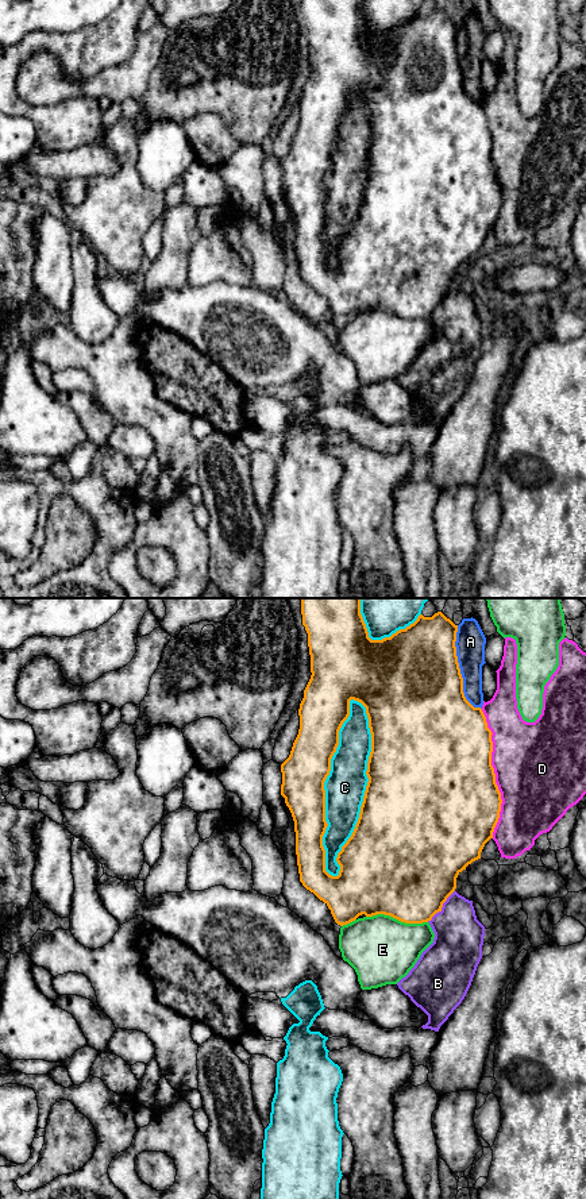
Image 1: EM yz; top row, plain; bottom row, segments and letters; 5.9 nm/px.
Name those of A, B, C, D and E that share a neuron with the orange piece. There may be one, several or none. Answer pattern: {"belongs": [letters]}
{"belongs": []}

